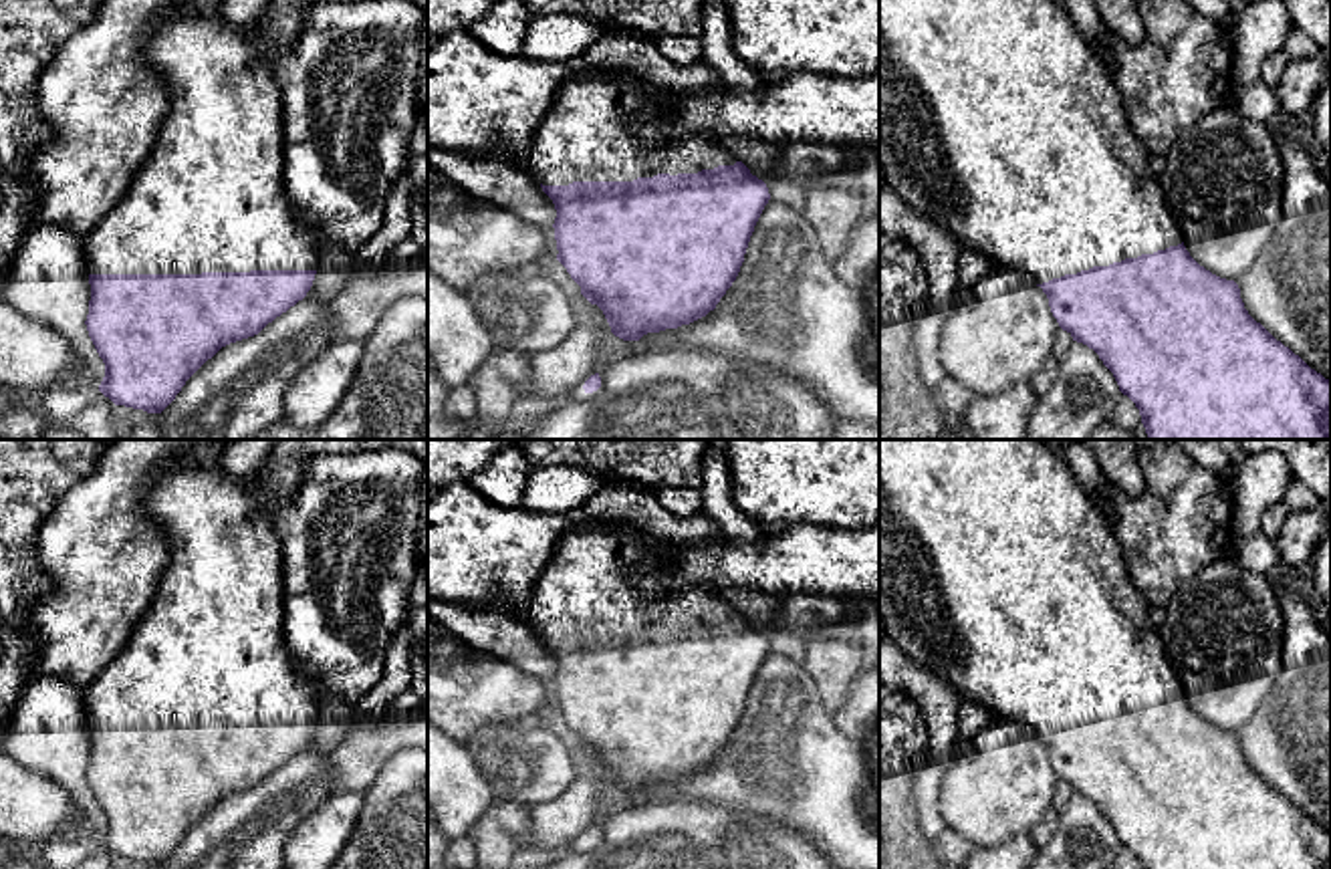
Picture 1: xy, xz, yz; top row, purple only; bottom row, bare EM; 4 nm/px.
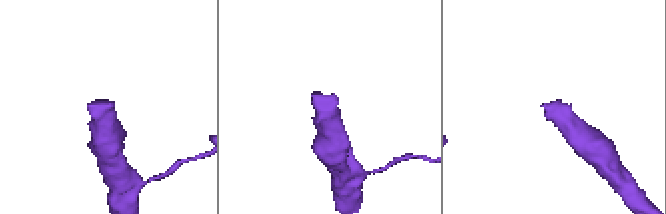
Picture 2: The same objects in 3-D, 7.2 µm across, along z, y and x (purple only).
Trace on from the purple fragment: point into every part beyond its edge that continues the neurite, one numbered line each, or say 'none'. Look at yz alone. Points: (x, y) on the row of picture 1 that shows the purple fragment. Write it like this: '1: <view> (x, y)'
1: yz (997, 119)

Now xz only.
1: xz (589, 134)

